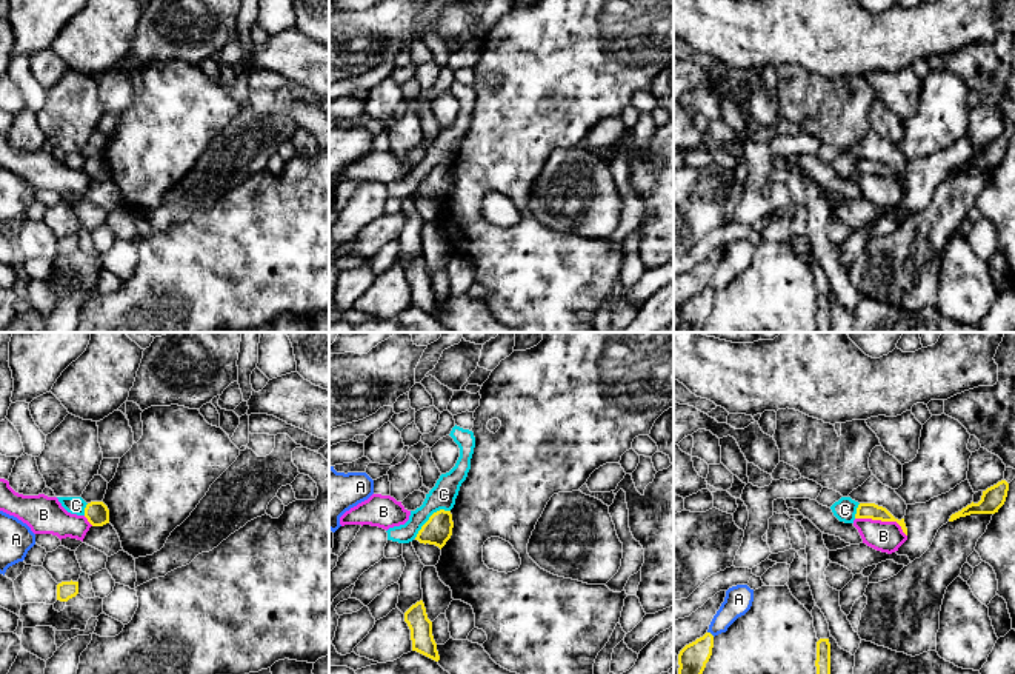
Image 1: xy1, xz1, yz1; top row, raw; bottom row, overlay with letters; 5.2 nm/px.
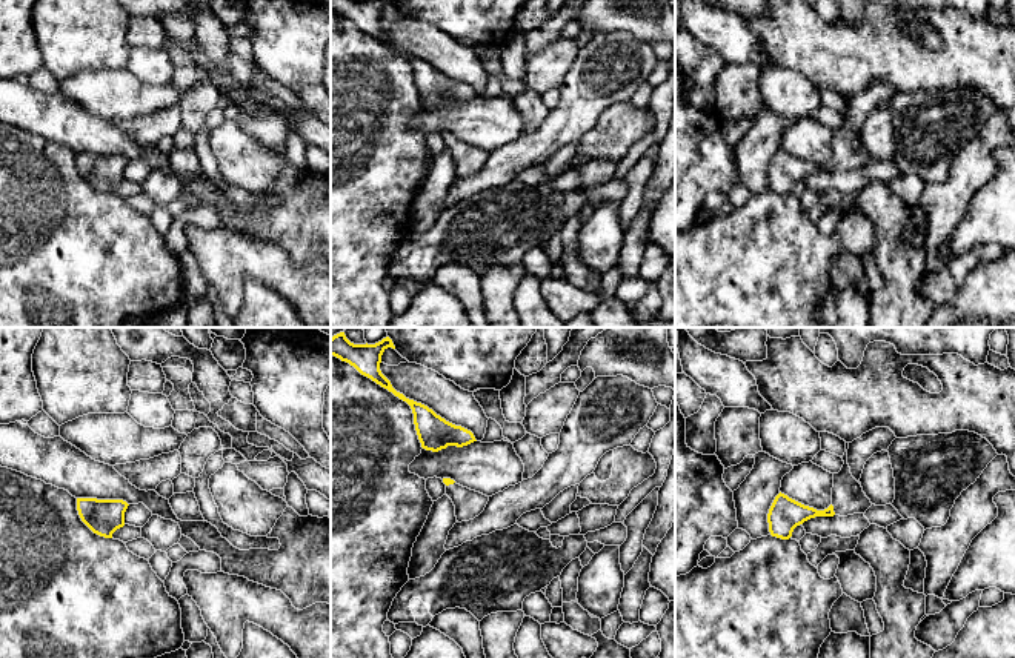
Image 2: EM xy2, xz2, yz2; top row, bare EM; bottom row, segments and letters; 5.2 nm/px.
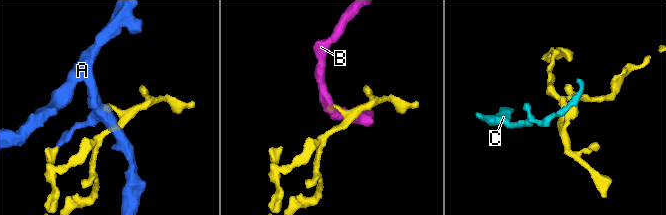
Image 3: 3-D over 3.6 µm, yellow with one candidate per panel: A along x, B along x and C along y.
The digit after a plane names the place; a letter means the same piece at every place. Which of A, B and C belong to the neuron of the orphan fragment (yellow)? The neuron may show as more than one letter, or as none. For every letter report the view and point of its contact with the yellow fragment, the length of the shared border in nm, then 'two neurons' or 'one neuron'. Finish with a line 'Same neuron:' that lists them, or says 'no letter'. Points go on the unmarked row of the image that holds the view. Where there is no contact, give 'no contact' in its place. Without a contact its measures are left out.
A: meets yellow in yz1 at (709, 288); contact 50 nm long; two neurons
B: meets yellow in yz1 at (883, 176); contact 280 nm long; two neurons
C: meets yellow in xz1 at (429, 173); contact 240 nm long; two neurons
Same neuron: no letter

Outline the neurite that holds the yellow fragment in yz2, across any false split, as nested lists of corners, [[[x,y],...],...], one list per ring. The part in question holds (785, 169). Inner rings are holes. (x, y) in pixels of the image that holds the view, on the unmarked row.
[[[846,98],[846,108],[841,112],[844,120],[838,129],[834,129],[832,160],[824,166],[817,166],[780,148],[767,169],[772,192],[789,195],[797,181],[815,172],[866,169],[872,158],[850,129],[847,105],[849,98]]]

